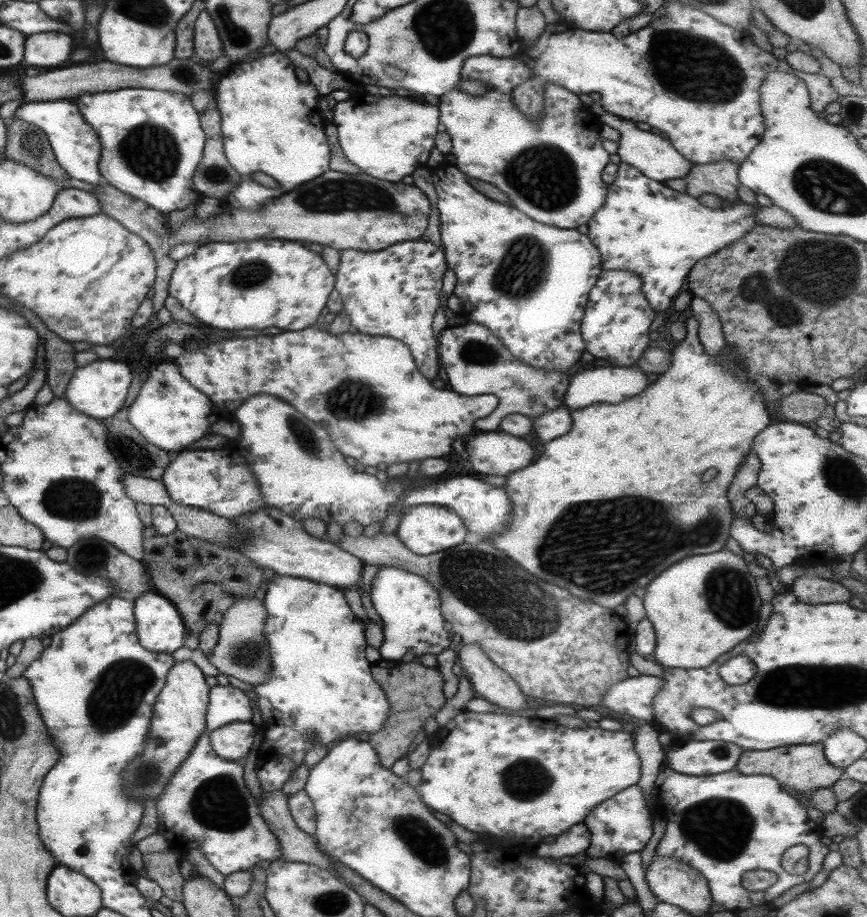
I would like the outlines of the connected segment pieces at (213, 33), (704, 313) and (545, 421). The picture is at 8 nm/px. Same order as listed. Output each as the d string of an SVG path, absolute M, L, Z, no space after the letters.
M205 10L198 15L194 30L194 56L202 60L202 63L209 65L225 54L218 29Z
M692 296L690 302L693 318L699 323L699 340L708 356L720 359L726 348L723 329L717 312L704 299Z
M564 404L554 410L546 410L544 414L532 419L534 432L542 444L550 442L554 438L560 438L568 434L572 428L571 410Z

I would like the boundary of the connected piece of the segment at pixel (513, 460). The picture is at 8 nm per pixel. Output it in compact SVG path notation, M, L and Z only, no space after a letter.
M505 432L480 434L468 444L472 466L490 476L504 476L530 466L534 462L534 448L522 439Z

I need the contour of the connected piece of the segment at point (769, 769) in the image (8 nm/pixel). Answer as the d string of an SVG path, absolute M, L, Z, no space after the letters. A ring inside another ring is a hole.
M816 742L814 744L799 744L779 746L768 750L743 750L738 764L736 764L736 770L742 772L742 774L768 774L768 776L774 776L780 783L780 786L784 786L784 790L796 798L797 796L804 796L806 799L812 797L812 793L819 788L831 788L835 785L835 782L844 777L844 768L836 768L832 766L825 757L823 743Z

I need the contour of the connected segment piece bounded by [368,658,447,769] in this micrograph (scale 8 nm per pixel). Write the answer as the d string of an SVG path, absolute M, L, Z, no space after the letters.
M381 658L371 663L371 673L388 699L390 712L382 728L370 733L368 742L377 752L381 765L391 769L396 760L410 754L414 738L425 726L427 718L435 716L444 706L447 700L442 691L444 679L438 668L424 666L416 660L404 663Z

